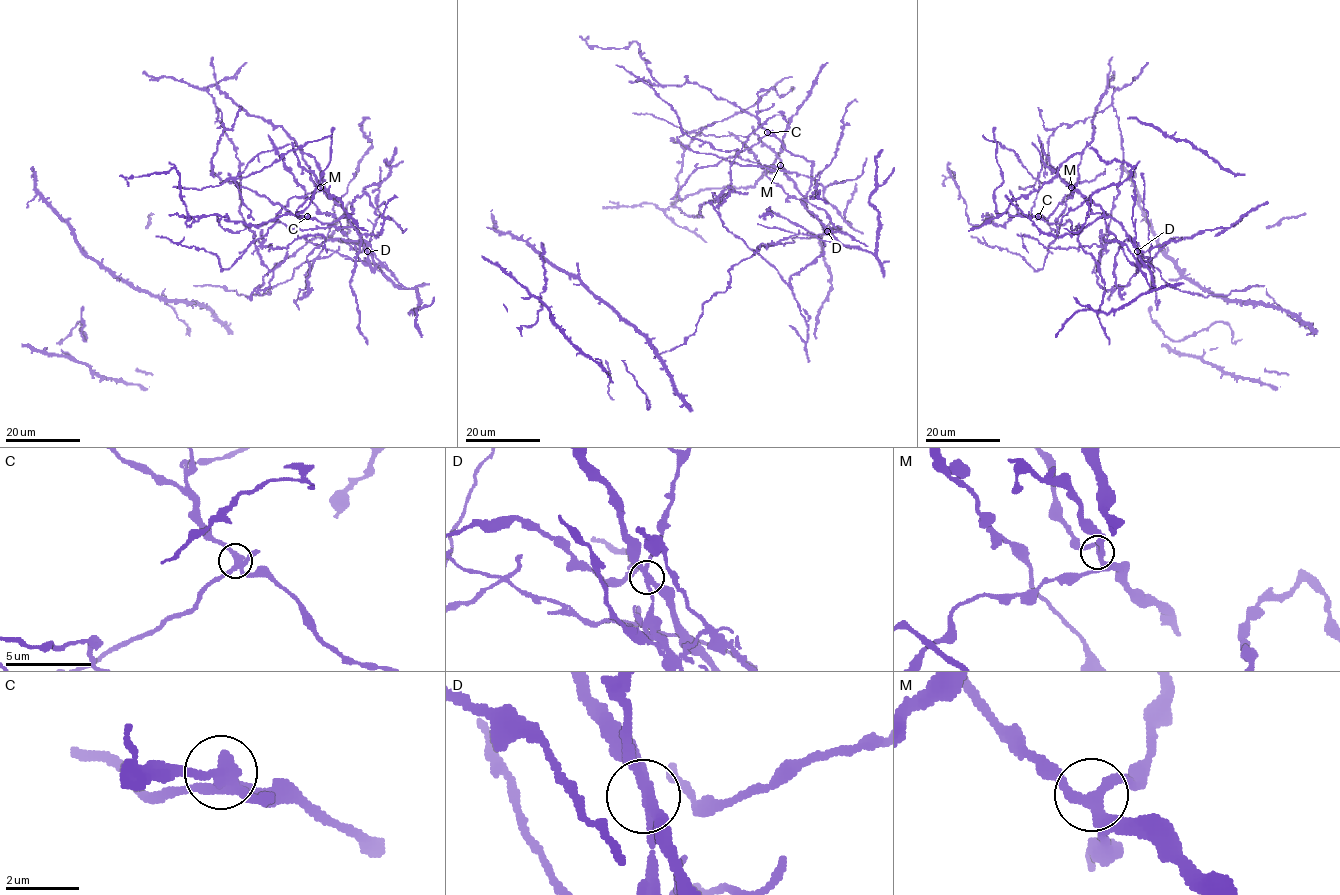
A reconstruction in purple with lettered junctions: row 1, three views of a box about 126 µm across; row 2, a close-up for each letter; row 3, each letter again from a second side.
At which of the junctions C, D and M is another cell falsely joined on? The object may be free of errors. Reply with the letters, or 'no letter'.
D

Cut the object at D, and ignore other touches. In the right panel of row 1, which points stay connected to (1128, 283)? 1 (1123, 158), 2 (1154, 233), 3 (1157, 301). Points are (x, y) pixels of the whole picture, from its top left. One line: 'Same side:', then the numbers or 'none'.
Same side: 1, 2

